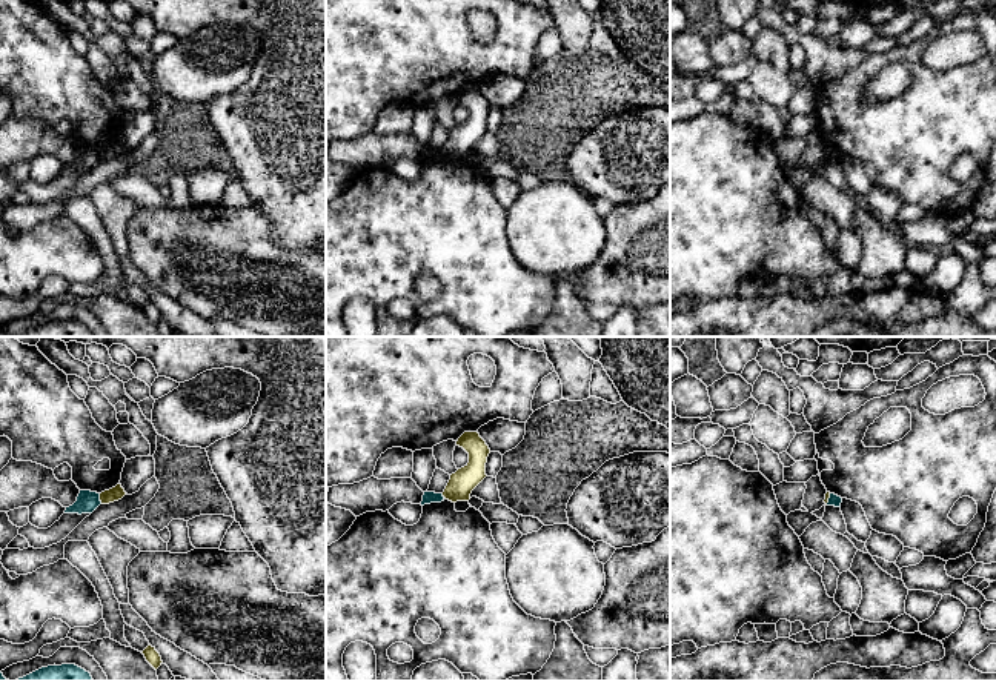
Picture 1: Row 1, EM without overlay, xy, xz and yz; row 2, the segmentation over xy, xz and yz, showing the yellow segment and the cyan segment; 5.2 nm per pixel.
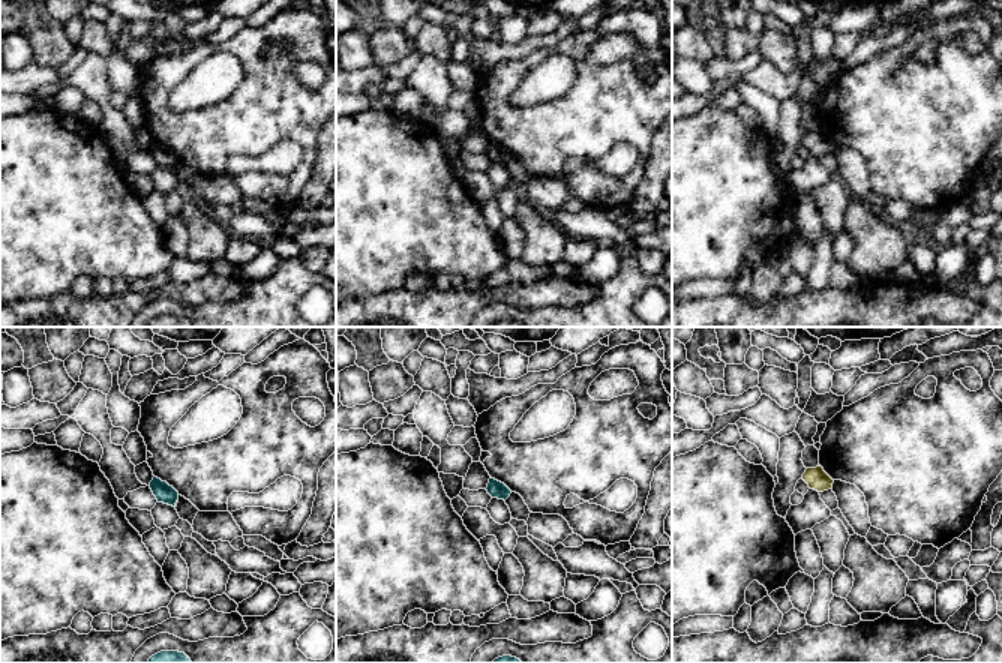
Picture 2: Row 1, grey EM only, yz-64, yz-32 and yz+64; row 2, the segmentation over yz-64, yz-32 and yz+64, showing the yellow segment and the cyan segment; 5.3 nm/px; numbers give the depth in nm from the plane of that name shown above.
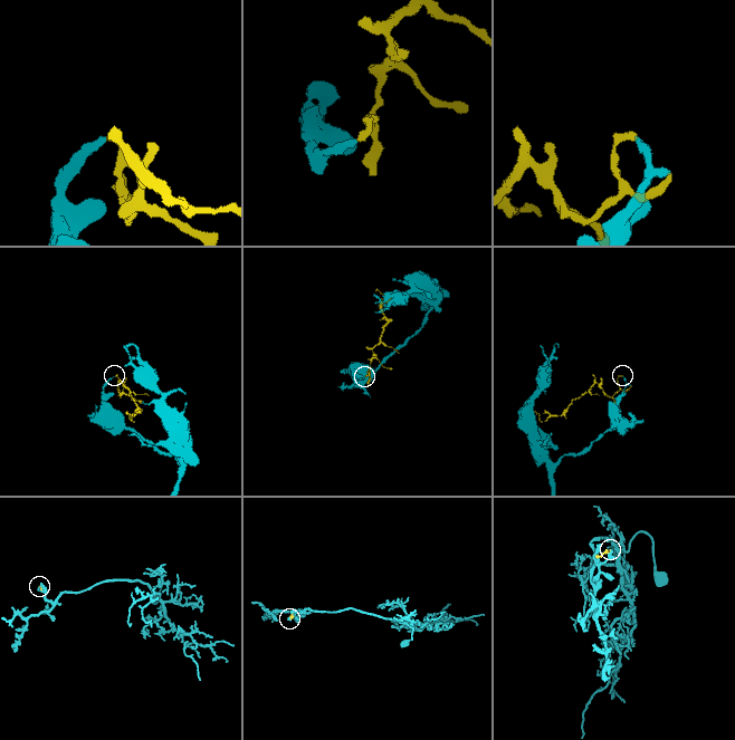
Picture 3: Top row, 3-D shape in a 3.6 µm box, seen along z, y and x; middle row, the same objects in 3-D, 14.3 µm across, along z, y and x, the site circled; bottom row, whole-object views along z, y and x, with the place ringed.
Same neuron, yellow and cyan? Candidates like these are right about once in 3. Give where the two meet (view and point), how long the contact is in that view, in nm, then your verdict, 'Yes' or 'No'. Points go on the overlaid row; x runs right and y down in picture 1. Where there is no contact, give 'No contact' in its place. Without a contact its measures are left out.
Touches yellow at xy (100, 498). Shared border 60 nm. No

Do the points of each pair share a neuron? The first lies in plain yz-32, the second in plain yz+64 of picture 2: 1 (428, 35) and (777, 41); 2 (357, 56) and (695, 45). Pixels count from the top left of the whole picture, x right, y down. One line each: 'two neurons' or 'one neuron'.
1: one neuron
2: one neuron

